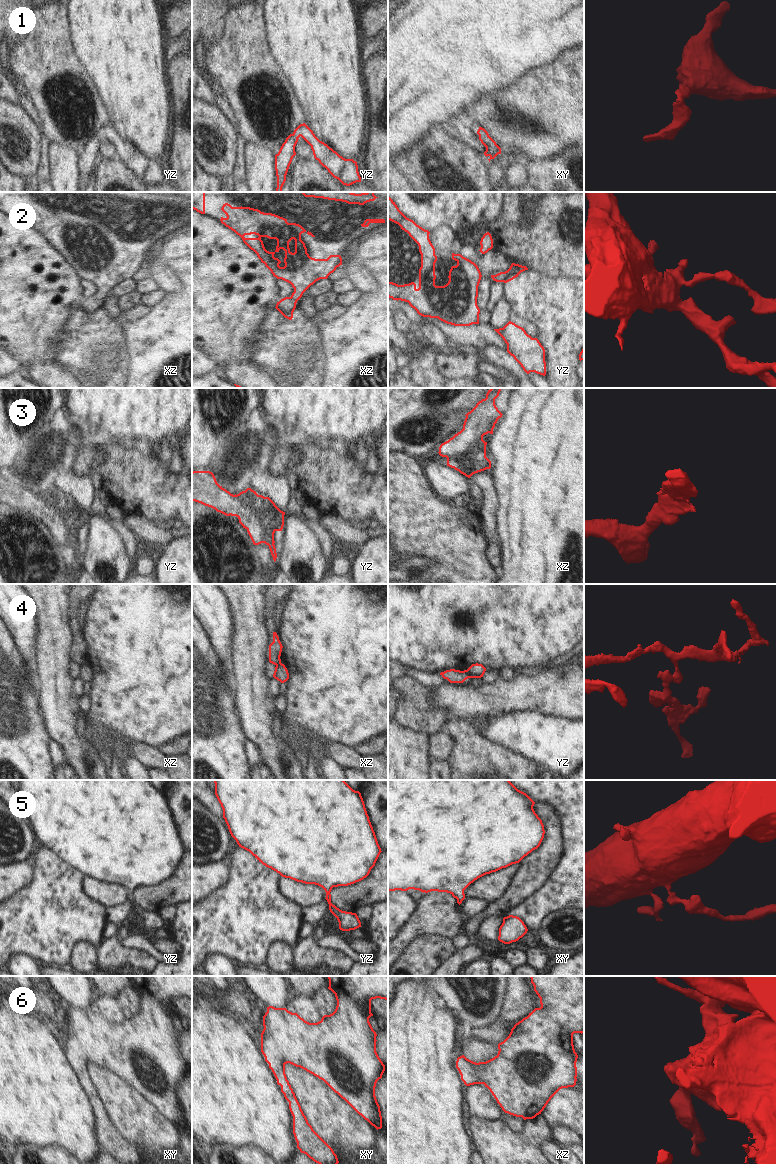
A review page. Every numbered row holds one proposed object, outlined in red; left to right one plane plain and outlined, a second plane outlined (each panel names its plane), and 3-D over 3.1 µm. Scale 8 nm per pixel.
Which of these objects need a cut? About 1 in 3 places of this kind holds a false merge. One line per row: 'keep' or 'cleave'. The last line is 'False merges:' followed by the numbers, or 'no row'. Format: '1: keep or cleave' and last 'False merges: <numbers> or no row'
1: keep
2: keep
3: keep
4: cleave
5: keep
6: keep
False merges: 4

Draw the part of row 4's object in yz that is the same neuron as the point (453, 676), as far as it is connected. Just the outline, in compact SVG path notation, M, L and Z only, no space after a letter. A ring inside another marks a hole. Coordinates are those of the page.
M450 669L441 672L440 675L444 679L447 679L450 683L463 683L466 679L469 678L467 670L460 671L460 670Z

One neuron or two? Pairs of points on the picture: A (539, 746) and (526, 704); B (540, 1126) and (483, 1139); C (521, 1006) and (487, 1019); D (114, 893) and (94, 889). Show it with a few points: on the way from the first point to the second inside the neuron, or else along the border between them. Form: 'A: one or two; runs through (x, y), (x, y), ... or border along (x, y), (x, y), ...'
A: two; border along (512, 711), (537, 711), (551, 716)
B: one; runs through (527, 1140), (497, 1140)
C: two; border along (507, 990), (501, 1020)
D: one; runs through (109, 893), (99, 891)

